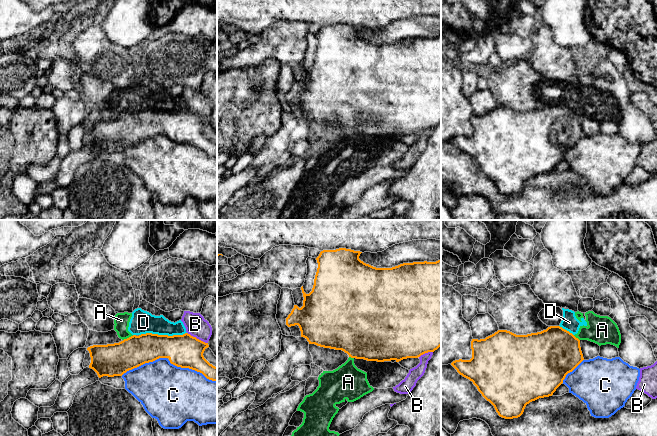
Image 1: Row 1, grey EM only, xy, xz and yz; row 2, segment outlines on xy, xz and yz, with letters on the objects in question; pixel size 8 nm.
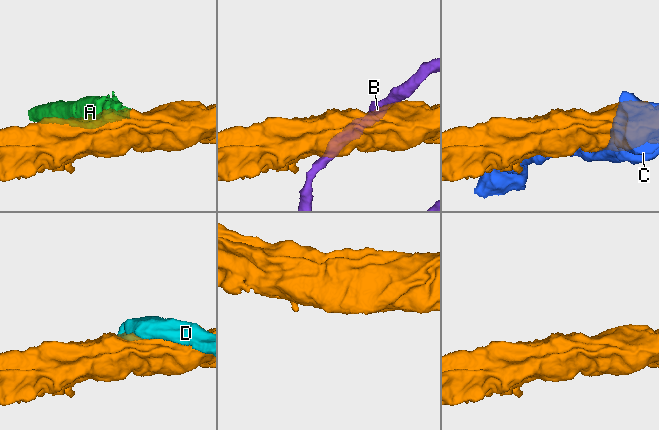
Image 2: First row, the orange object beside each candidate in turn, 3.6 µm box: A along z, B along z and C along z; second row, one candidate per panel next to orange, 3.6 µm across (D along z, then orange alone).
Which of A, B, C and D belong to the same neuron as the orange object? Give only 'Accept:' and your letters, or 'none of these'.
Accept: none of these

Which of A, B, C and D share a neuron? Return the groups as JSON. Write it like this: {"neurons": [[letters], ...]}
{"neurons": [["A", "D"], ["B"], ["C"]]}

